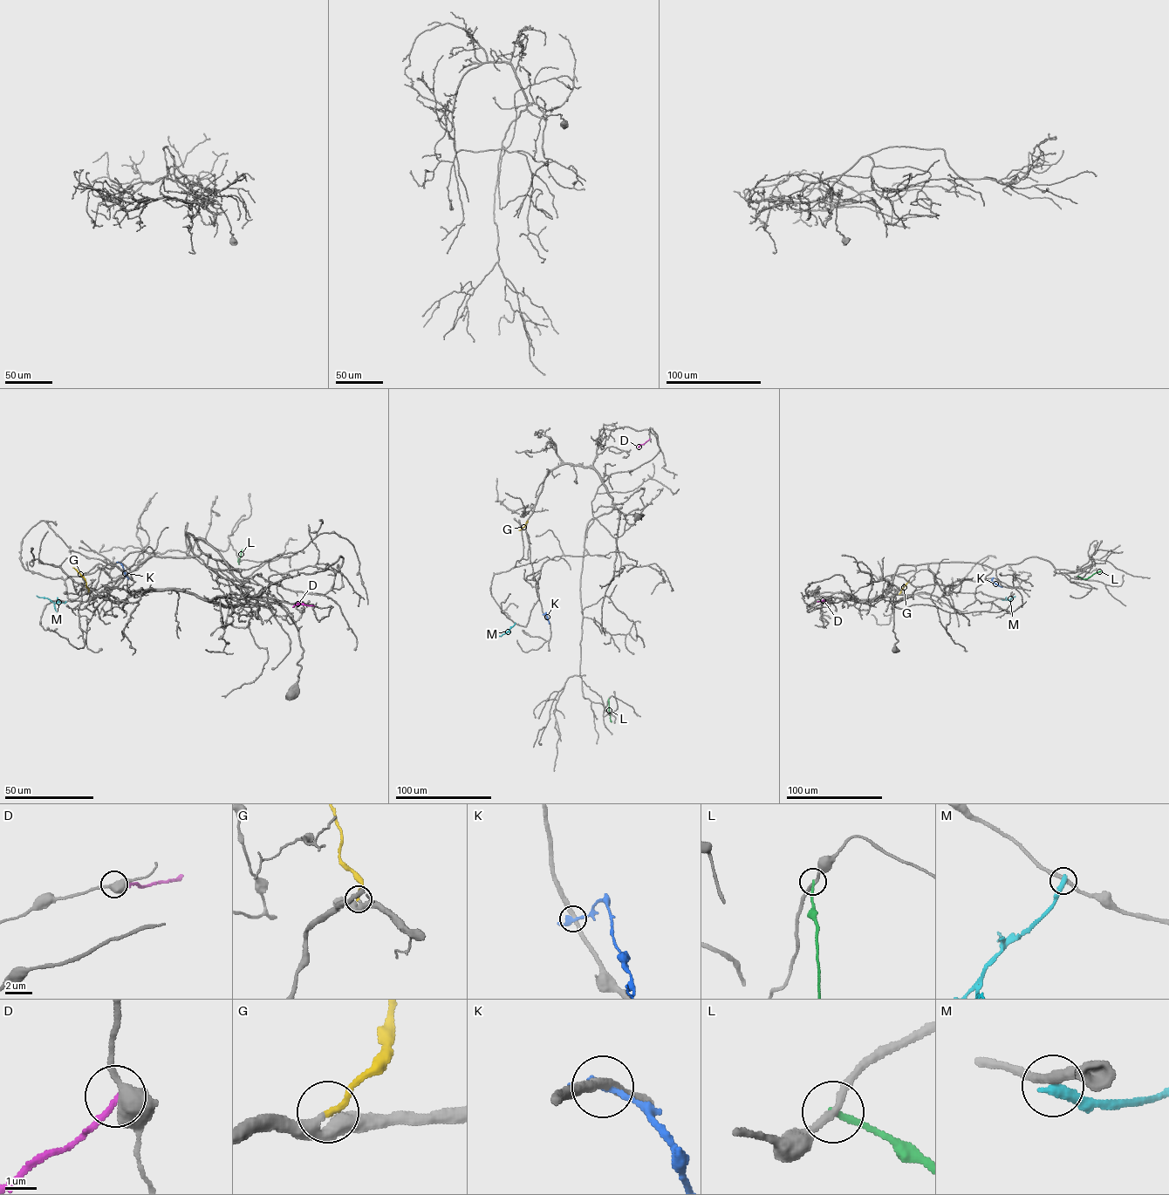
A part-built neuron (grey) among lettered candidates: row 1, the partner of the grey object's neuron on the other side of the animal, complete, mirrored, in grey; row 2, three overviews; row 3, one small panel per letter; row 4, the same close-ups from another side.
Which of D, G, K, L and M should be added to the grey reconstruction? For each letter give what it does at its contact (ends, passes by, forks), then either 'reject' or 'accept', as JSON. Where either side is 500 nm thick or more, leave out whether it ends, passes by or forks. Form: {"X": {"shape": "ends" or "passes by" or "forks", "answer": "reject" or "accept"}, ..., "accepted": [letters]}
{"D": {"answer": "reject"}, "G": {"shape": "ends", "answer": "accept"}, "K": {"shape": "ends", "answer": "reject"}, "L": {"shape": "ends", "answer": "reject"}, "M": {"shape": "ends", "answer": "reject"}, "accepted": ["G"]}

